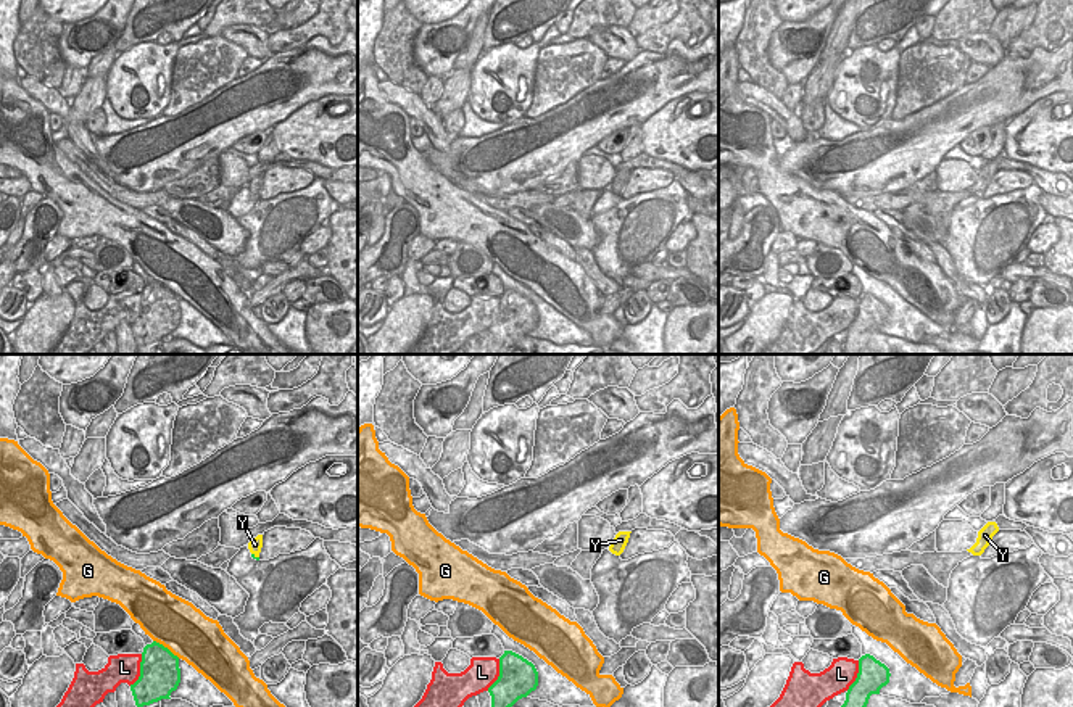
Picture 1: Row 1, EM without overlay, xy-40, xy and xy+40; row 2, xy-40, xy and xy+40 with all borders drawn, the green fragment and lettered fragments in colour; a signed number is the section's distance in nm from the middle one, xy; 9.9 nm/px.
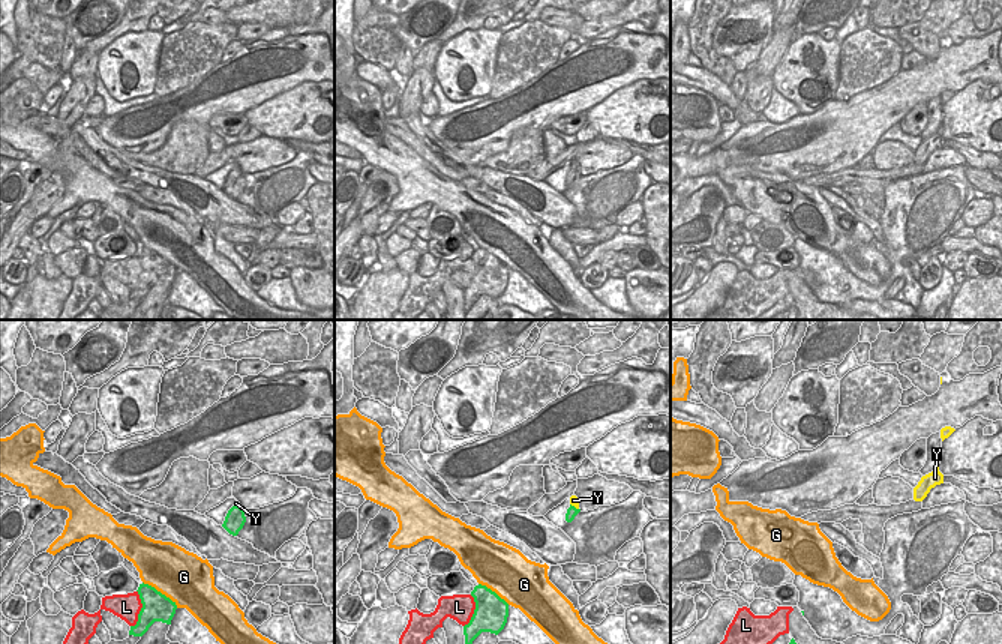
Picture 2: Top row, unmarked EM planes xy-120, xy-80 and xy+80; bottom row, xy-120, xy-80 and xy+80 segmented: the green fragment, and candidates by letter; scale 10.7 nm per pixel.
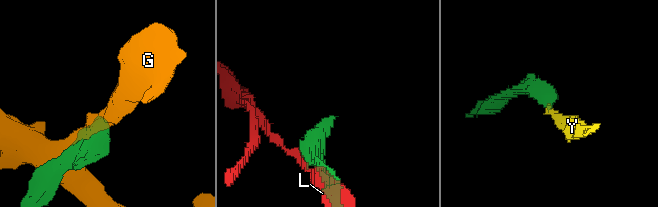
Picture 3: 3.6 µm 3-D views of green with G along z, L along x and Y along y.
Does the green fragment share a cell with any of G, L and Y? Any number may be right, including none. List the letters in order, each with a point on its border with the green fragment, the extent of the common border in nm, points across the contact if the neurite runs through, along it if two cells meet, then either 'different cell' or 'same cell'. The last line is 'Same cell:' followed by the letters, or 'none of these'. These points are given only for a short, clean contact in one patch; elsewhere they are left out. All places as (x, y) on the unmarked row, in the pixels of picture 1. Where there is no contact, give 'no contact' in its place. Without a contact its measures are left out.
G: meets green in xy-40 at (166, 287); contact 320 nm long; different cell
L: meets green in xy-40 at (140, 310); contact 340 nm long; different cell
Y: meets green in xy-40 at (253, 194); contact 100 nm long; runs through xy-40 (252, 194), (253, 194), (255, 184); same cell
Same cell: Y

